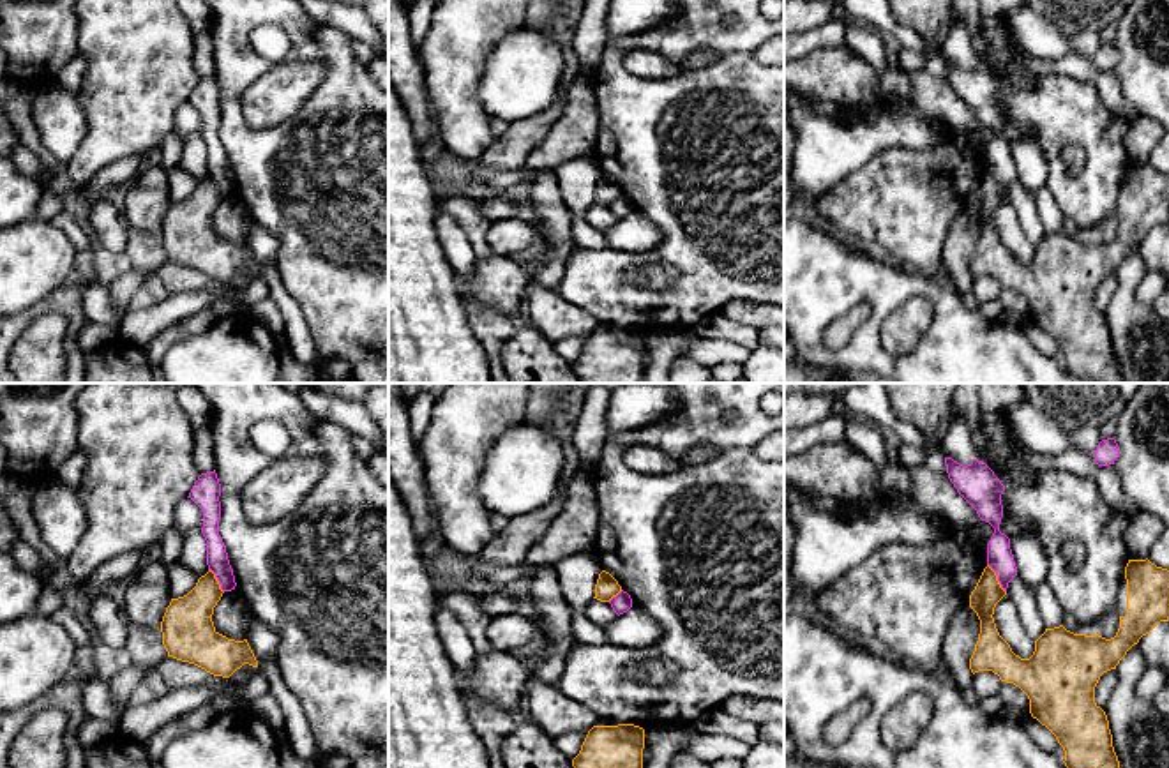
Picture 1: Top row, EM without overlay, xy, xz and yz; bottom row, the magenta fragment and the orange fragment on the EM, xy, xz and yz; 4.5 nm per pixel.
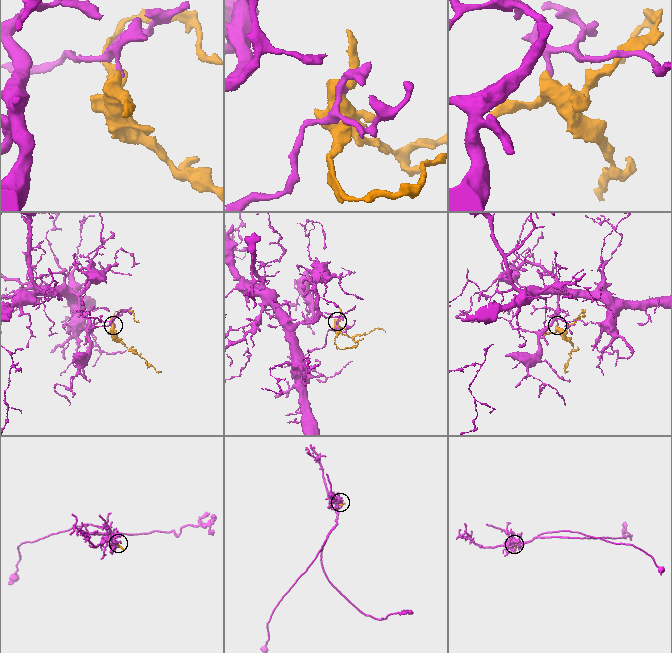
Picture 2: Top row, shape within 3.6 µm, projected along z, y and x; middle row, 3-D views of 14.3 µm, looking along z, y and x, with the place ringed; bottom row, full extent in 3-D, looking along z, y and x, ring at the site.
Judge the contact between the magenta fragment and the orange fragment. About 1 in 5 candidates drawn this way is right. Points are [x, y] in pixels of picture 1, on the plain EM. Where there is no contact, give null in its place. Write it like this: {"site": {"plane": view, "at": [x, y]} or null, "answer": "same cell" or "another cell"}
{"site": {"plane": "yz", "at": [998, 182]}, "answer": "another cell"}

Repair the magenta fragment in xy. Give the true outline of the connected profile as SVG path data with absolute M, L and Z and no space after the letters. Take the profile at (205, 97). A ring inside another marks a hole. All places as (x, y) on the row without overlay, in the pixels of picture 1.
M215 74L201 78L194 87L187 102L191 102L203 117L201 138L207 145L207 169L221 189L222 196L235 194L235 180L228 164L226 150L219 139L221 124L221 88Z

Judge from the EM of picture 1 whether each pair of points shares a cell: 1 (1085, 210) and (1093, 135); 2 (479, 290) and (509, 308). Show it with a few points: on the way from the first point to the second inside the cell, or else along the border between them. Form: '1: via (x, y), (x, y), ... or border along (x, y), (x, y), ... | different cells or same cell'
1: via (1093, 191), (1095, 154) | same cell
2: via (486, 292), (493, 292), (502, 301) | same cell

